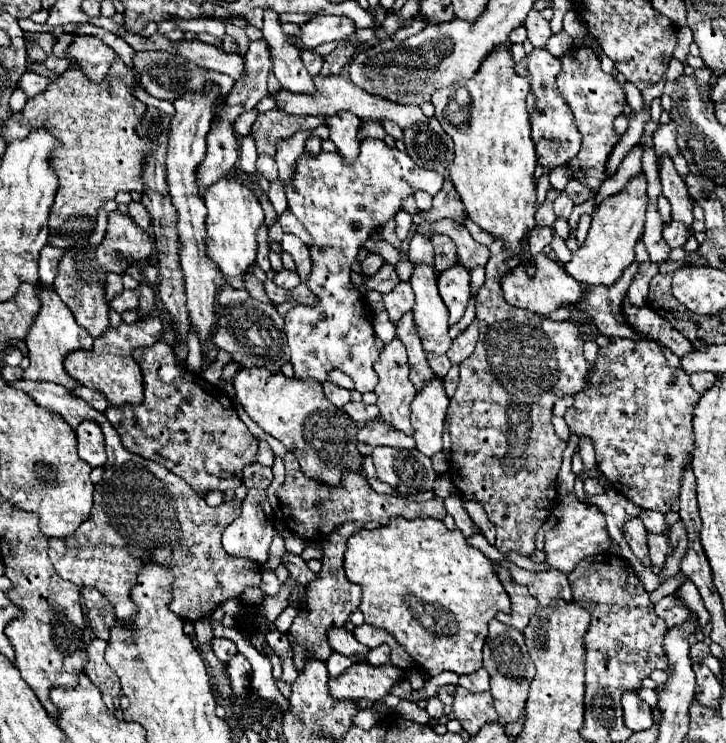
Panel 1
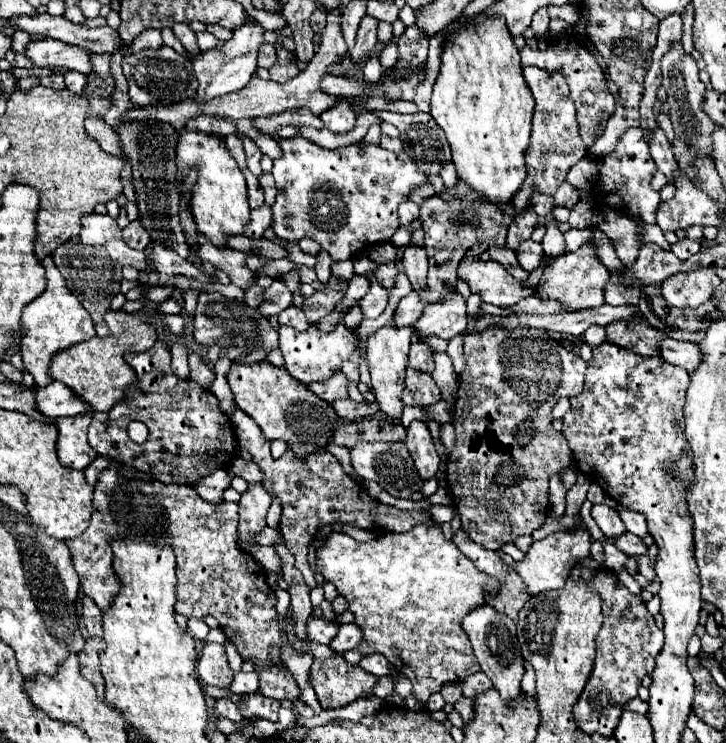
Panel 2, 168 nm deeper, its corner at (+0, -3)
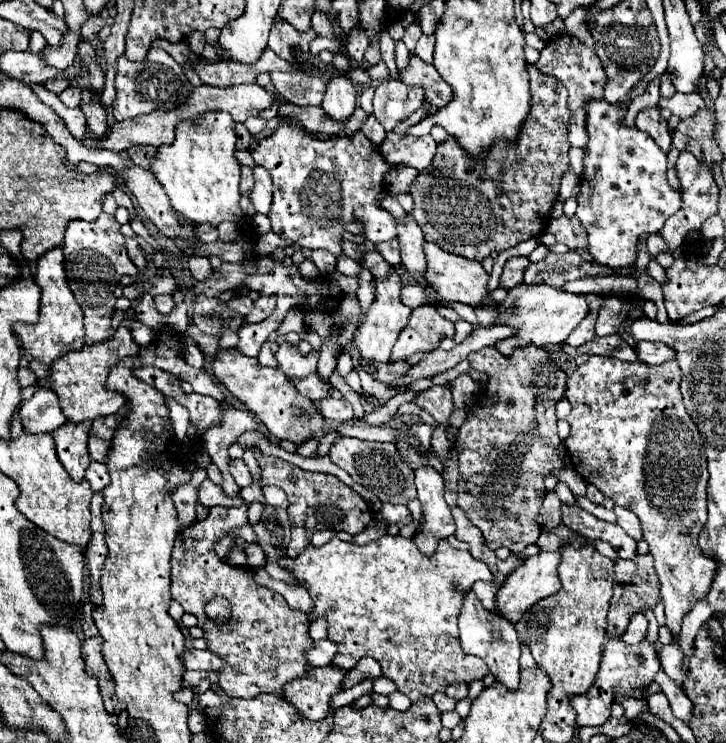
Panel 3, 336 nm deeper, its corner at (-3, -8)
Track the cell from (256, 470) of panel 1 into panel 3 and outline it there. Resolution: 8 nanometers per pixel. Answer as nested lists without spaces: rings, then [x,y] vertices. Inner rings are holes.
[[[230,459],[230,473],[232,473],[234,481],[238,483],[238,487],[248,487],[252,483],[250,471],[242,459]]]

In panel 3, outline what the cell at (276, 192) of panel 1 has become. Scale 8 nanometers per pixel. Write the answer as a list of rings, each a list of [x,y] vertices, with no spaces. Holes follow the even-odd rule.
[[[254,167],[254,189],[250,193],[250,199],[256,207],[256,213],[268,213],[272,207],[272,179],[268,175],[268,171],[264,171],[264,167]]]

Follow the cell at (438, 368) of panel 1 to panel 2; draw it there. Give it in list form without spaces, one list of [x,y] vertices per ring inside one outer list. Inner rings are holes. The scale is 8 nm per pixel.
[[[413,342],[413,344],[411,344],[411,350],[409,350],[409,362],[407,362],[407,366],[431,374],[431,372],[433,372],[431,350],[425,348],[421,342]]]

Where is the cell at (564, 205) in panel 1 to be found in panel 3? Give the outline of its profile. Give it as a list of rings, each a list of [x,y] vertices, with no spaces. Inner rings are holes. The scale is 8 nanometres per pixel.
[[[574,171],[564,173],[562,185],[560,185],[560,199],[566,201],[570,197],[578,197],[578,193],[580,193],[580,179],[576,177],[576,173]]]

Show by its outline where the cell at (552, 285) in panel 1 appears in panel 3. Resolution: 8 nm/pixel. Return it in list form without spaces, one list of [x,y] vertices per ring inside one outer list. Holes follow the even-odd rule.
[[[426,243],[426,245],[424,245],[424,253],[428,255],[428,275],[426,275],[426,281],[428,281],[432,287],[438,289],[442,301],[446,301],[446,303],[460,301],[460,303],[466,303],[466,305],[480,307],[480,305],[482,305],[482,299],[492,295],[492,291],[488,289],[488,279],[490,279],[490,275],[484,271],[484,267],[482,267],[480,261],[464,259],[464,257],[460,257],[460,255],[446,253],[446,251],[442,251],[440,247],[436,247],[434,243]]]

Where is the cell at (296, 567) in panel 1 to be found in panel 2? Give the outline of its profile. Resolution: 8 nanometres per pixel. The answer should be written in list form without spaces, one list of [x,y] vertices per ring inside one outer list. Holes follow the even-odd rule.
[[[257,546],[257,550],[253,550],[253,558],[259,564],[263,564],[265,570],[275,570],[275,572],[281,570],[281,562],[279,562],[273,546]]]

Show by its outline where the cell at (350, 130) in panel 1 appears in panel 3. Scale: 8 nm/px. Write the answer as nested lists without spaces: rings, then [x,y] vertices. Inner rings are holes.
[[[344,77],[332,79],[328,83],[328,89],[326,89],[326,95],[322,101],[322,109],[330,119],[334,119],[338,123],[346,123],[356,109],[354,85]]]

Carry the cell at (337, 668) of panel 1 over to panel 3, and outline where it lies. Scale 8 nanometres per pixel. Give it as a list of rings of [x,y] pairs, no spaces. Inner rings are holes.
[[[384,535],[364,547],[332,537],[322,547],[308,545],[296,559],[280,559],[280,565],[290,569],[296,579],[306,581],[308,593],[316,605],[310,621],[318,617],[328,619],[328,639],[340,647],[332,661],[338,667],[352,669],[358,659],[370,655],[380,663],[384,677],[392,679],[402,693],[436,693],[444,691],[448,683],[472,683],[490,673],[480,657],[472,657],[462,651],[456,617],[462,609],[464,595],[472,589],[472,585],[478,579],[494,581],[494,575],[486,563],[472,559],[468,551],[454,549],[446,539],[438,541],[432,555],[424,555],[414,539],[404,539],[400,535]]]

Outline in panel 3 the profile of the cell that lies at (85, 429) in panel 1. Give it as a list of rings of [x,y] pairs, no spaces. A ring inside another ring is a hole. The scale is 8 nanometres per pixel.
[[[66,421],[62,427],[52,431],[58,459],[62,461],[64,469],[70,473],[74,481],[82,481],[84,471],[90,465],[88,433],[90,433],[90,421],[84,423]]]

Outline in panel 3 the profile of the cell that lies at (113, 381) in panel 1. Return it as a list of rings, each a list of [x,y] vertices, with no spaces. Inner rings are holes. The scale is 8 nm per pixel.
[[[120,325],[116,329],[114,339],[110,339],[108,343],[86,345],[80,351],[60,355],[52,363],[50,379],[52,379],[52,391],[58,395],[60,407],[64,411],[64,415],[68,417],[68,421],[72,421],[72,423],[94,421],[96,417],[104,417],[104,415],[112,415],[112,413],[120,411],[120,407],[126,403],[126,397],[116,391],[106,389],[108,373],[120,359],[124,359],[128,355],[136,357],[138,353],[140,353],[140,345],[134,341],[130,329]]]

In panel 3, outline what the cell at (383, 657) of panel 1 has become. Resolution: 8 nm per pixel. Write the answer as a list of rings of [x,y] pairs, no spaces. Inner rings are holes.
[[[364,657],[364,659],[360,659],[360,661],[356,663],[354,669],[350,669],[348,679],[344,679],[344,689],[350,689],[350,687],[358,685],[358,683],[364,681],[364,679],[378,679],[380,675],[382,675],[382,669],[380,669],[380,665],[376,663],[376,659]]]

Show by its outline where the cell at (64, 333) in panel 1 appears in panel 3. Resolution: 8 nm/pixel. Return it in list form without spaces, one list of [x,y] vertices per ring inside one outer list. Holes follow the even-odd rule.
[[[50,249],[38,259],[38,271],[34,275],[36,283],[42,287],[42,303],[40,303],[40,319],[36,325],[20,325],[16,327],[16,335],[24,351],[28,351],[36,361],[46,367],[52,365],[62,353],[80,351],[84,347],[84,313],[76,303],[62,265],[62,249]]]

